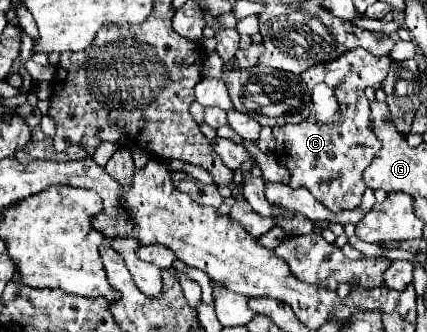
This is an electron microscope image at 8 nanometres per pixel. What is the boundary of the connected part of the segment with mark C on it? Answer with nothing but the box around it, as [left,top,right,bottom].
[275,48,389,212]

